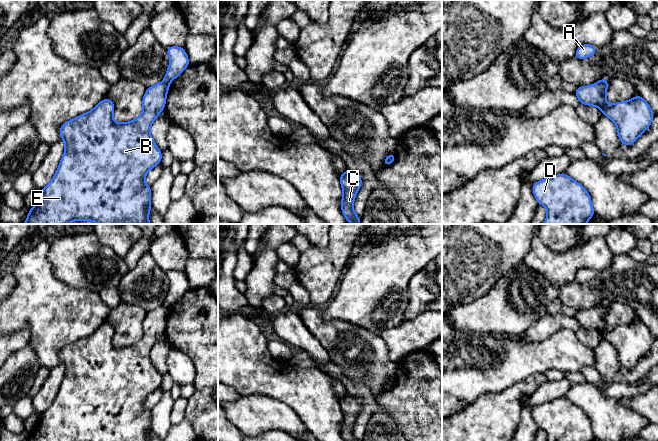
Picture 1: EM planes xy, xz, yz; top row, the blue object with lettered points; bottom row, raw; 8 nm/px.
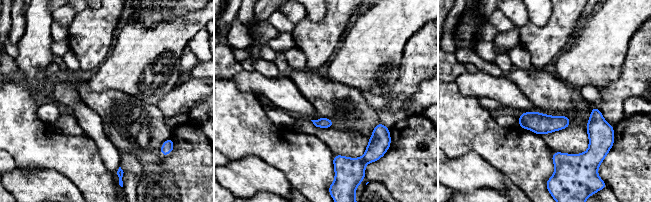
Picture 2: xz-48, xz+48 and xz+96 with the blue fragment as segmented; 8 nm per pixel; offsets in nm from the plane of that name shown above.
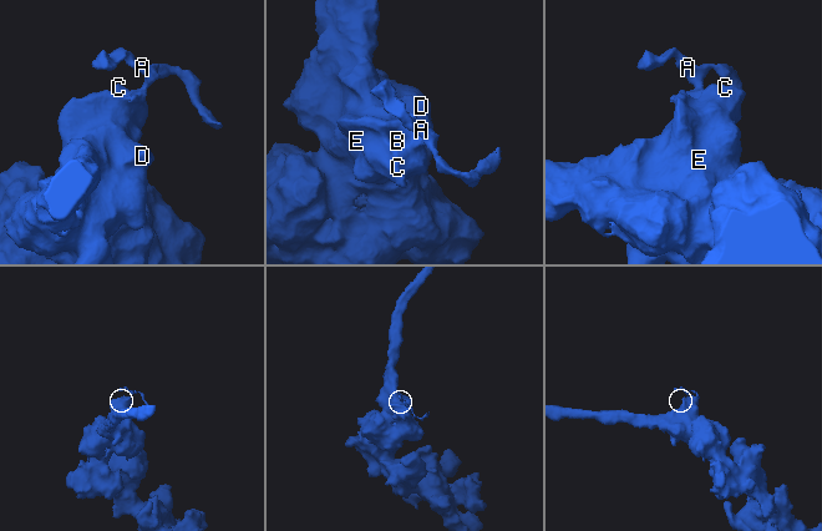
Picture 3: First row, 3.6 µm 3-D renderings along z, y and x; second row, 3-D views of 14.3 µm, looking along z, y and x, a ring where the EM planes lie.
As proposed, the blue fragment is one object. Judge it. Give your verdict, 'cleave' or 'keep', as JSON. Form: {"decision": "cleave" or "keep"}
{"decision": "cleave"}

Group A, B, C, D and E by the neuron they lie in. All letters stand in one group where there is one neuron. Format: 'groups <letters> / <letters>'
groups A / B C D E

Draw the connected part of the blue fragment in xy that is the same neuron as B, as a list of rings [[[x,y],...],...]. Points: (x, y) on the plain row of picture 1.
[[[164,306],[147,311],[142,323],[142,338],[126,347],[113,345],[115,329],[105,321],[91,335],[61,349],[59,358],[65,365],[64,378],[53,403],[40,414],[40,420],[27,441],[149,441],[151,410],[144,403],[162,384],[162,375],[155,368],[150,352],[165,332],[168,314],[169,309]]]

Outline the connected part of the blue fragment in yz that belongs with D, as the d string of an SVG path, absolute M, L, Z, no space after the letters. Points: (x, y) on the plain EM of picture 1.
M566 397L532 408L532 416L537 426L547 433L547 441L593 441L595 438L588 415Z

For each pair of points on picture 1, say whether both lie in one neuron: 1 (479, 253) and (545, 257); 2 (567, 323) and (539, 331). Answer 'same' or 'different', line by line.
1: different
2: same

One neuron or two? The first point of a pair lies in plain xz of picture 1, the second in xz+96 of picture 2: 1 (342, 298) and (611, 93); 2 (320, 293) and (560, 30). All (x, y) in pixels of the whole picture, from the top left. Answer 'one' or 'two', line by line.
1: two
2: one

